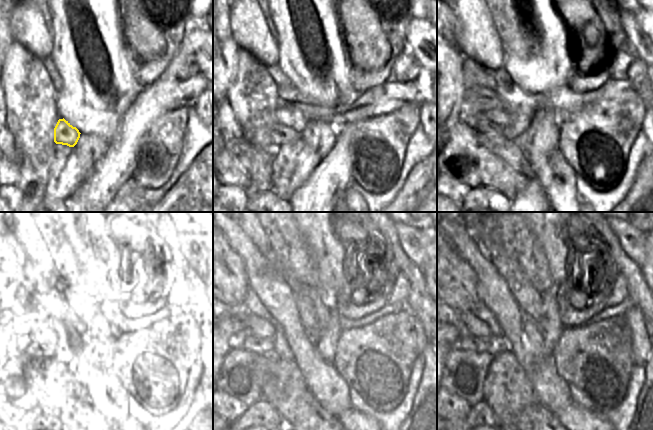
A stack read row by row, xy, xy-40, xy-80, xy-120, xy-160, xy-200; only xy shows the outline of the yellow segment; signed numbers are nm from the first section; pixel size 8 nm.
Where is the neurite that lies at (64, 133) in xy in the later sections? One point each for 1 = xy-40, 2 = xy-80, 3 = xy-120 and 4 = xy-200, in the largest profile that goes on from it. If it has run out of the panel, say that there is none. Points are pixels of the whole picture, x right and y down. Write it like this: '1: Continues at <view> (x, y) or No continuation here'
1: Continues at xy-40 (281, 134)
2: Continues at xy-80 (484, 124)
3: Continues at xy-120 (40, 349)
4: Continues at xy-200 (469, 342)

